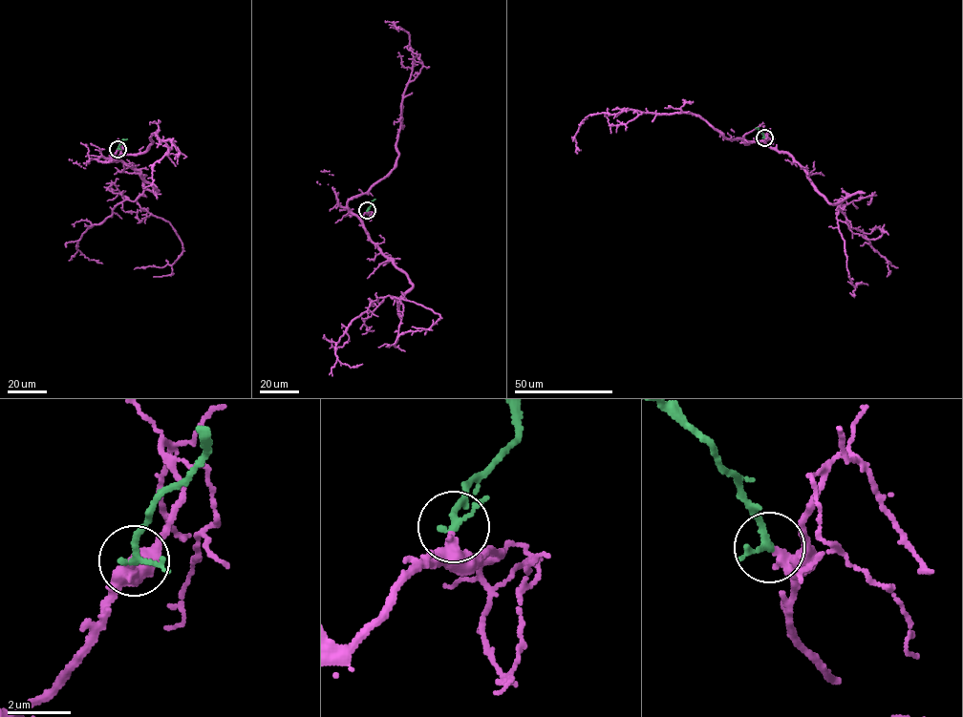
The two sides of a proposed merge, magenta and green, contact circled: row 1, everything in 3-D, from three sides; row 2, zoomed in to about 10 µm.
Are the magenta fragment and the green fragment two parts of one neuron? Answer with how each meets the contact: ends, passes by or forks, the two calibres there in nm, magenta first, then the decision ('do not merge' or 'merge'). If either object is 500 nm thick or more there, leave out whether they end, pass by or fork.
magenta ends there; green passes by; 360 nm thick on the magenta side, 180 nm on the other; merge

